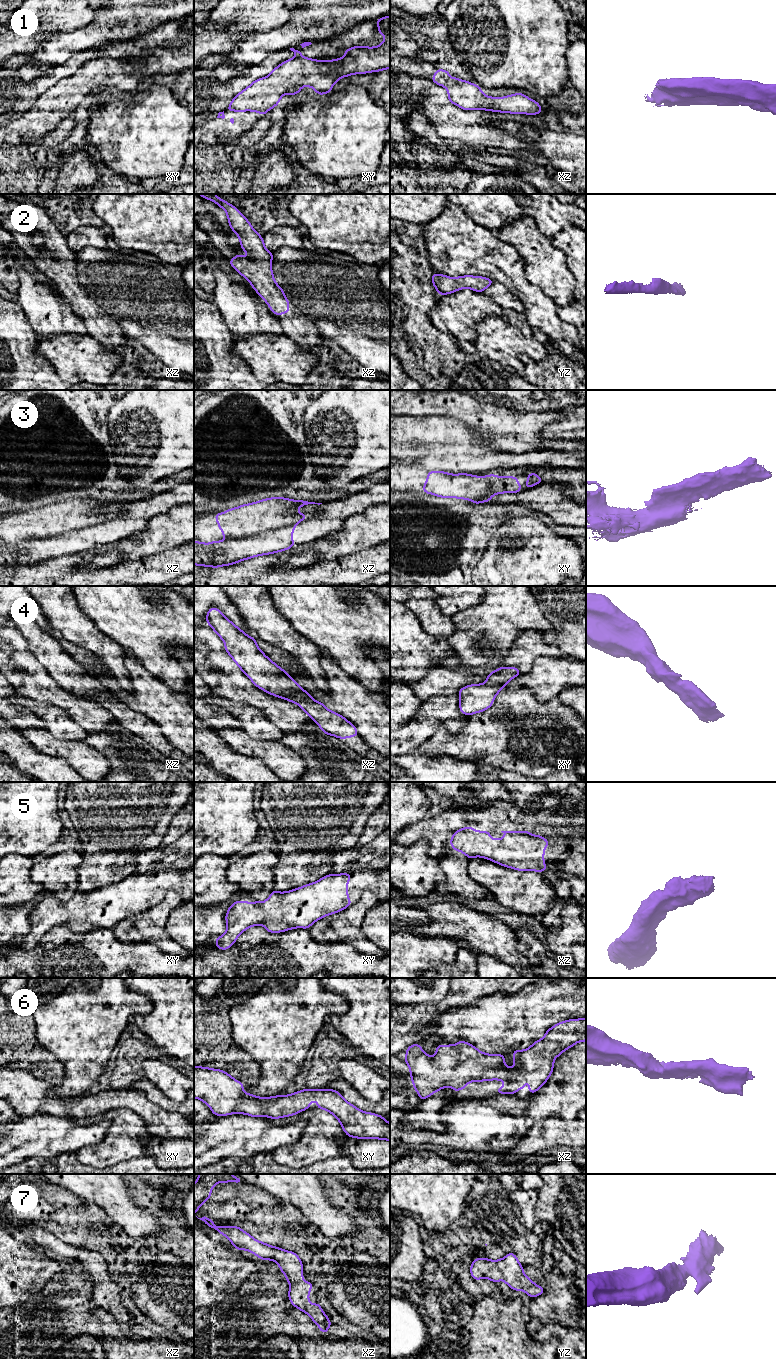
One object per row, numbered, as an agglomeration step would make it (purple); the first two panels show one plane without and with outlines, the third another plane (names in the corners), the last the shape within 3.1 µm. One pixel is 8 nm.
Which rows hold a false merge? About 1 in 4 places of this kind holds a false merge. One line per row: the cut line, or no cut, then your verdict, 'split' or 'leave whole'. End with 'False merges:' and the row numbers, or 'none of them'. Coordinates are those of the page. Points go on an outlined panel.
1: no cut; leave whole
2: no cut; leave whole
3: cut in xz along (295, 523), (254, 535), (232, 539); split
4: no cut; leave whole
5: no cut; leave whole
6: no cut; leave whole
7: no cut; leave whole
False merges: 3

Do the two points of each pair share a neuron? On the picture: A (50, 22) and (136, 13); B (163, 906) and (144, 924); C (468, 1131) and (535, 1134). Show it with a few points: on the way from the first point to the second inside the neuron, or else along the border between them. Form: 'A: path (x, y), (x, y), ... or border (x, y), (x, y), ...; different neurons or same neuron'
A: border (97, 10), (94, 18), (89, 23), (74, 30); different neurons
B: path (158, 911), (149, 920); same neuron
C: border (545, 1120), (537, 1120), (516, 1144), (507, 1148); different neurons

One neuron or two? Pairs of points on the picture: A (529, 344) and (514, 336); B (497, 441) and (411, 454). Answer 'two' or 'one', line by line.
A: one
B: two

